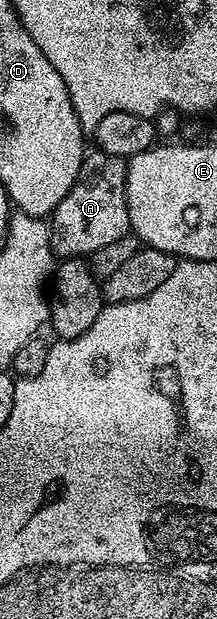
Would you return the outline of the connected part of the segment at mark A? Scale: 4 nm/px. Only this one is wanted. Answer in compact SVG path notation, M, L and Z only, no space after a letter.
M92 148L81 163L81 171L65 199L57 205L49 218L51 230L51 250L56 258L86 258L92 253L101 251L101 247L115 242L131 233L131 220L127 206L127 161L117 155L105 155L105 151Z

